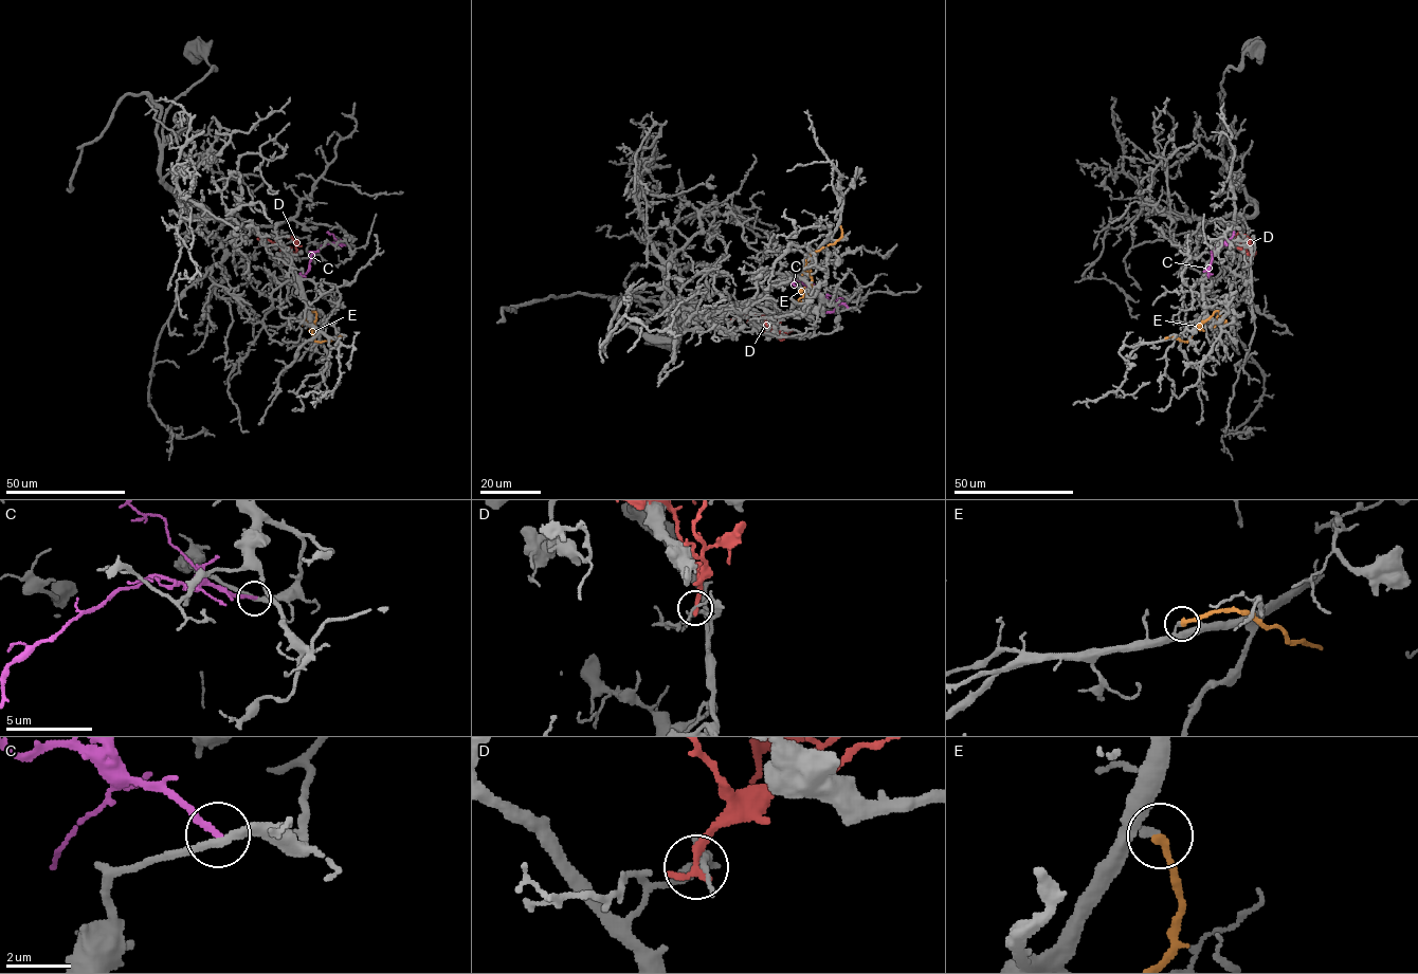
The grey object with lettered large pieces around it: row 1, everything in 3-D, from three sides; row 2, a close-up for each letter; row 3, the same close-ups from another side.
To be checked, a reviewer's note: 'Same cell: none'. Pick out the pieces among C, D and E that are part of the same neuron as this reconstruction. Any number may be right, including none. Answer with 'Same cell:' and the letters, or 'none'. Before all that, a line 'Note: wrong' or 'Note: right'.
Note: right
Same cell: none

